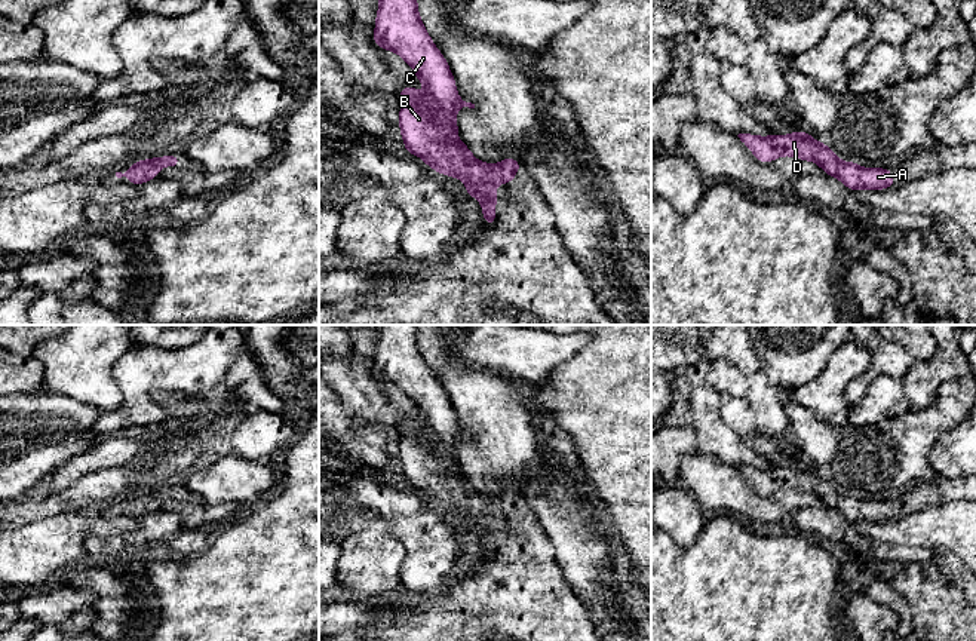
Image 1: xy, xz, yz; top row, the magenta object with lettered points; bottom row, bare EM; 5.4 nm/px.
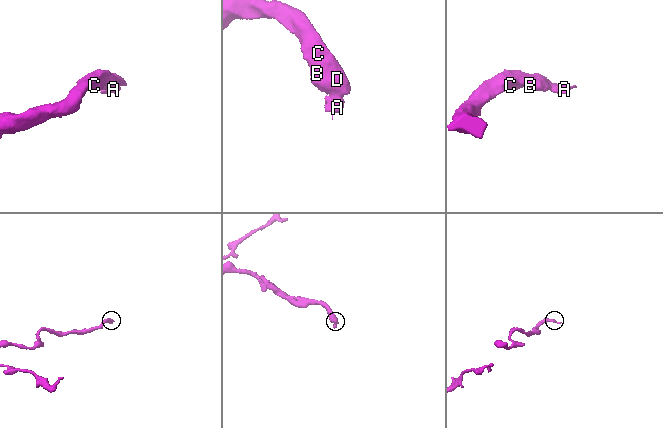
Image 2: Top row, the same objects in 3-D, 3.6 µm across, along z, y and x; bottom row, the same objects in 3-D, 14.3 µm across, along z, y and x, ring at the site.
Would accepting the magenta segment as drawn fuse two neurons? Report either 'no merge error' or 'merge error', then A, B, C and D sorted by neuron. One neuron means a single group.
no merge error; groups A B C D

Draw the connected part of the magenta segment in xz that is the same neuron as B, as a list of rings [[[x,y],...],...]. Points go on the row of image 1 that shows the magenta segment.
[[[378,0],[374,43],[398,53],[426,88],[421,95],[412,86],[399,93],[399,129],[405,153],[420,157],[435,172],[464,181],[464,190],[482,205],[488,227],[495,224],[495,187],[510,184],[521,163],[504,157],[500,163],[478,160],[470,148],[455,138],[457,111],[475,108],[457,92],[451,68],[429,36],[418,13],[417,0]]]

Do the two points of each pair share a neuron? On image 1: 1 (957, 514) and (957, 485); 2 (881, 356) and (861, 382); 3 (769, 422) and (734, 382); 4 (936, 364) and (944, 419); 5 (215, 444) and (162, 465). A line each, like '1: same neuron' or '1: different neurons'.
1: different neurons
2: same neuron
3: different neurons
4: different neurons
5: same neuron

